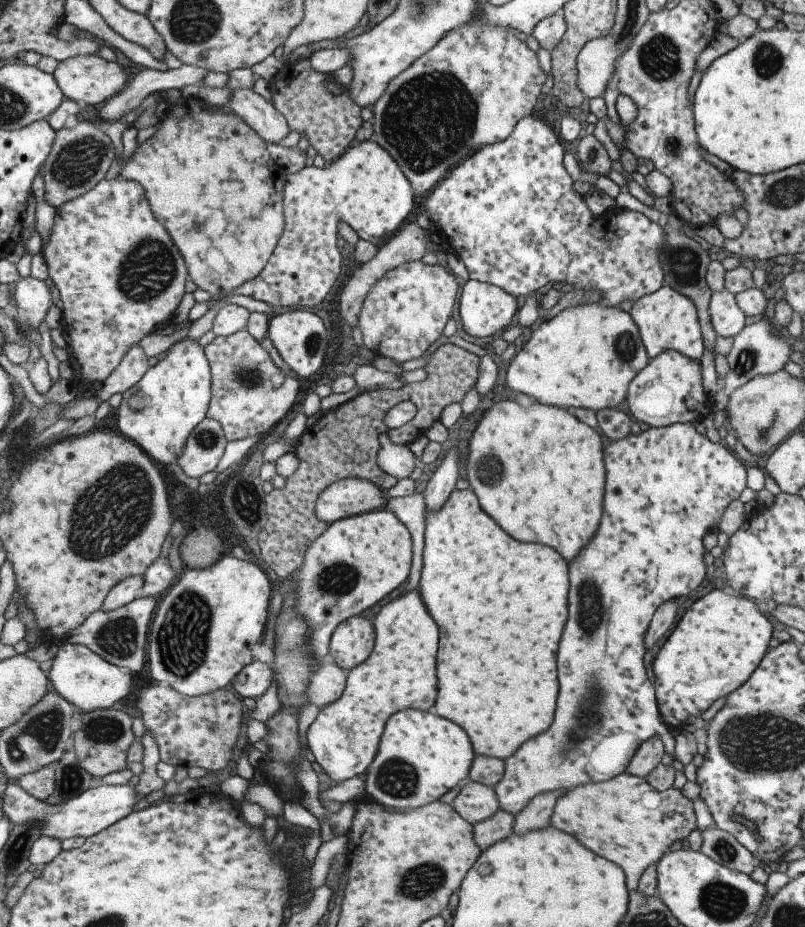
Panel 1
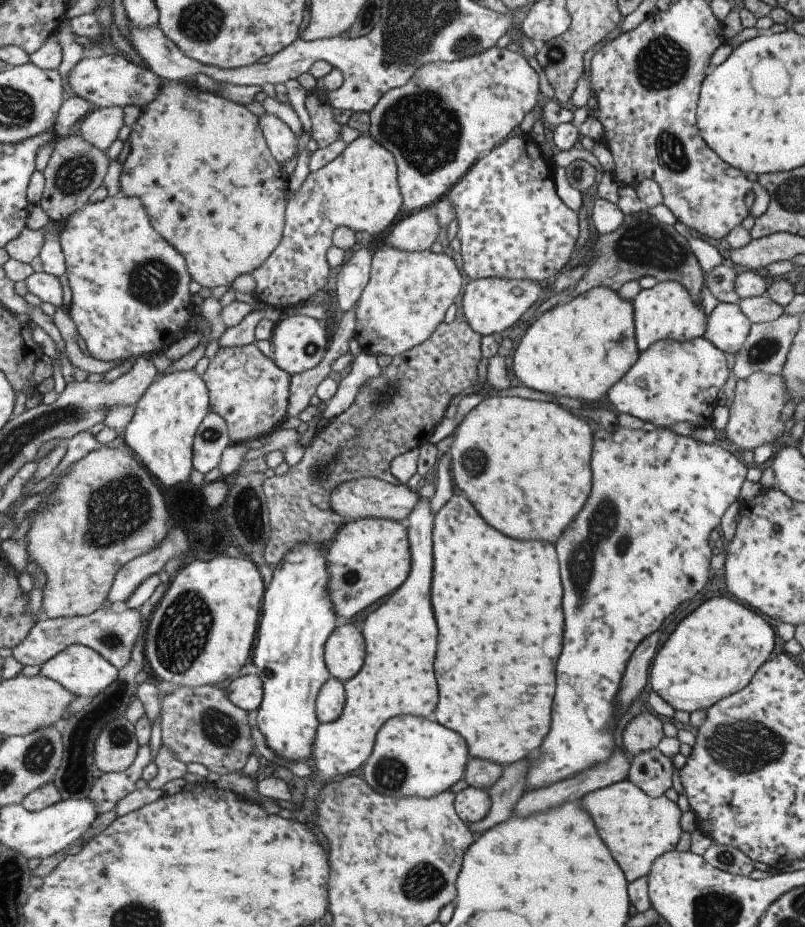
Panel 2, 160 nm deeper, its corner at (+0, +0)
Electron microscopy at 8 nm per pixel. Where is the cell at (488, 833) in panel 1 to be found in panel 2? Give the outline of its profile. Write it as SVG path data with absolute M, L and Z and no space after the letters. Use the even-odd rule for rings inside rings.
M528 760L504 765L501 776L487 790L490 796L488 813L476 823L468 824L474 831L487 831L489 827L507 820L513 814L514 804L525 793L522 781L526 776Z

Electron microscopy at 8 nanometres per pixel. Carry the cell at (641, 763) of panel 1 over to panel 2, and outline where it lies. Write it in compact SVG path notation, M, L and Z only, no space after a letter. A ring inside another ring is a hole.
M652 710L633 716L621 732L623 748L631 756L656 747L663 737L663 724Z

